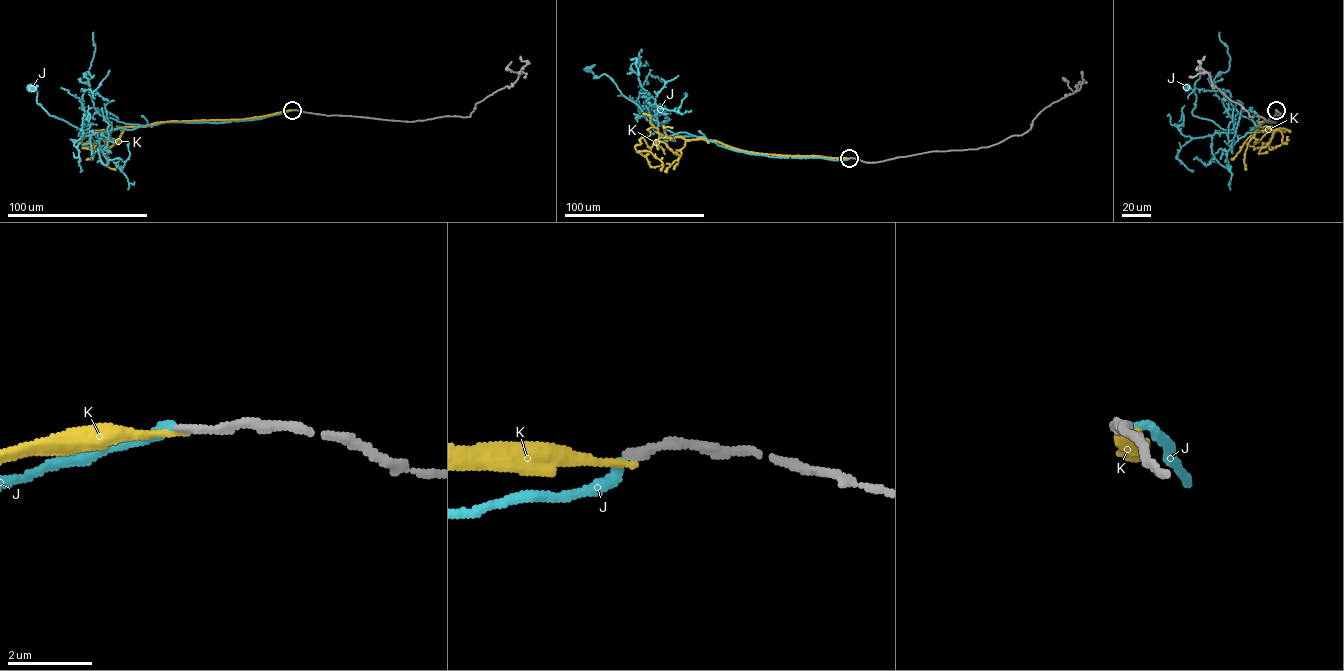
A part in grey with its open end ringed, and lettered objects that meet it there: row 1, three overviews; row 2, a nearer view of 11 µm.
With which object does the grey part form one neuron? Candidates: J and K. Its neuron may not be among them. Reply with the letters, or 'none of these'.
J

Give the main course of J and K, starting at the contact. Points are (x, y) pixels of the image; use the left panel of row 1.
J: (292, 110), (237, 121), (119, 127), (101, 132), (99, 138), (50, 115), (37, 103), (37, 89), (31, 86)
K: (292, 110), (245, 119), (169, 121), (103, 133), (89, 131), (81, 142), (95, 149), (106, 144), (103, 136)

